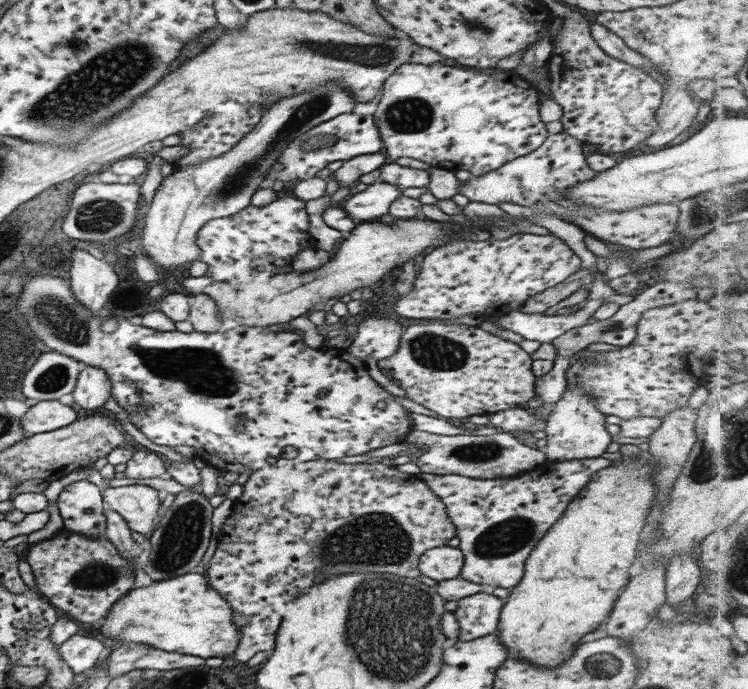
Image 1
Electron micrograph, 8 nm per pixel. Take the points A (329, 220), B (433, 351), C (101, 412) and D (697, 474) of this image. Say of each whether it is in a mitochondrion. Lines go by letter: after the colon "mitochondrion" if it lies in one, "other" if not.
A: other
B: mitochondrion
C: other
D: mitochondrion

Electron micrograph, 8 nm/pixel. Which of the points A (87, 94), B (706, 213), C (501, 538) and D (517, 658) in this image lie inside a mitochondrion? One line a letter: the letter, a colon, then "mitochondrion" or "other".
A: mitochondrion
B: mitochondrion
C: mitochondrion
D: other

